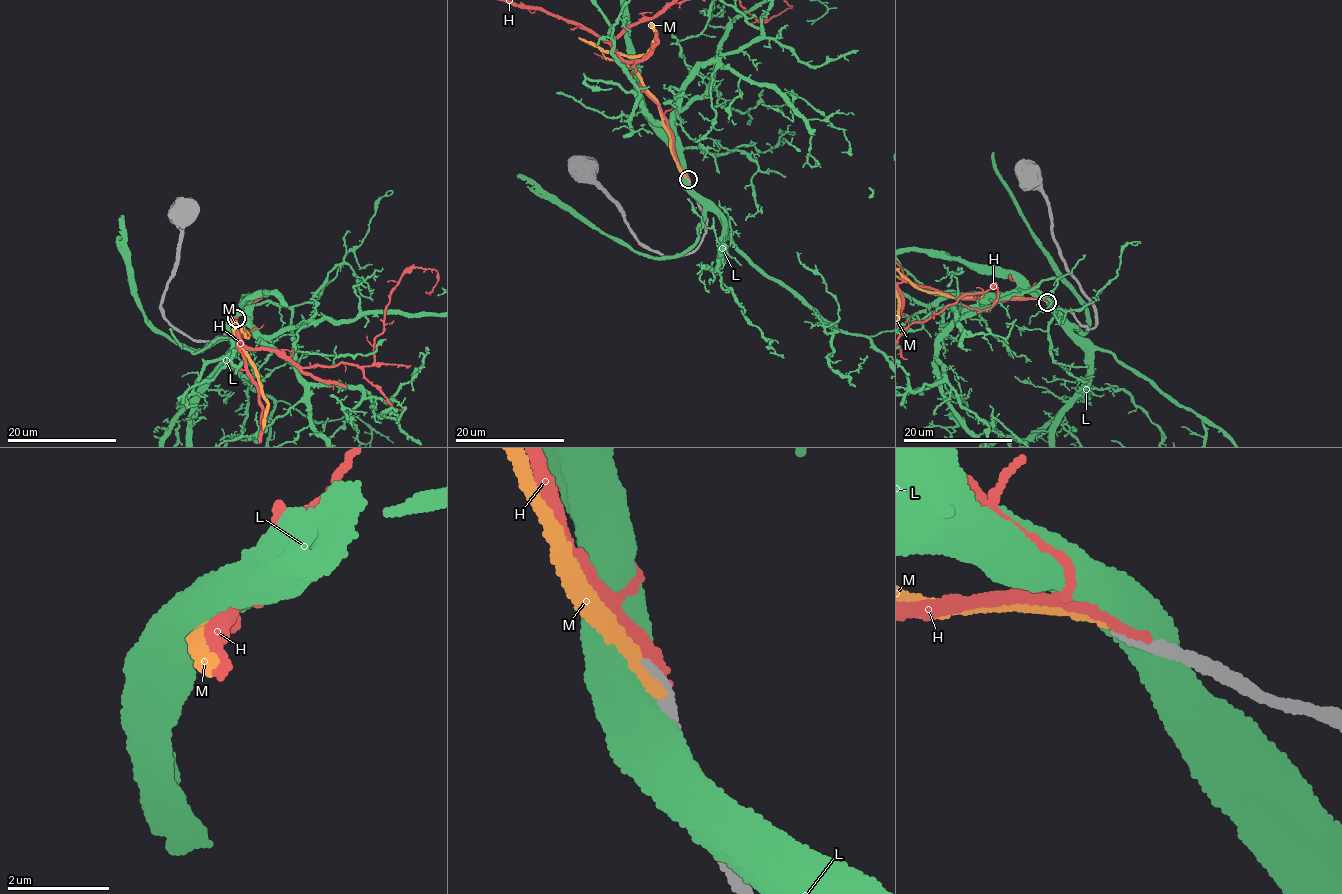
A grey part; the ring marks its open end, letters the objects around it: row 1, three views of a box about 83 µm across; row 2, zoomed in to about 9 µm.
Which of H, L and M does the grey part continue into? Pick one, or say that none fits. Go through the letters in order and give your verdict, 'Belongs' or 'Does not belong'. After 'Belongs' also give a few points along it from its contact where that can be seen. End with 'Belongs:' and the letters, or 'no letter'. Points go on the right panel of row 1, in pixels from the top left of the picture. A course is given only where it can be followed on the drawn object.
H: Does not belong
L: Does not belong
M: Belongs
Belongs: M

